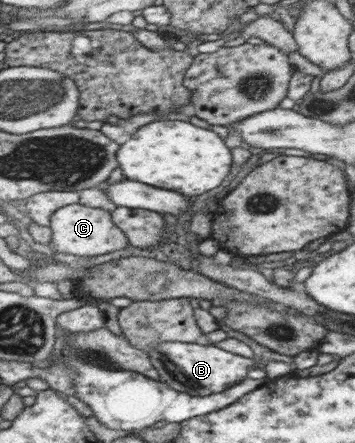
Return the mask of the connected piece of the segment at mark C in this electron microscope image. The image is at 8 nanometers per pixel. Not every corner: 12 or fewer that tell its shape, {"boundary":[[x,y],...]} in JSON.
{"boundary":[[79,203],[50,217],[49,249],[91,257],[123,249],[110,213]]}

